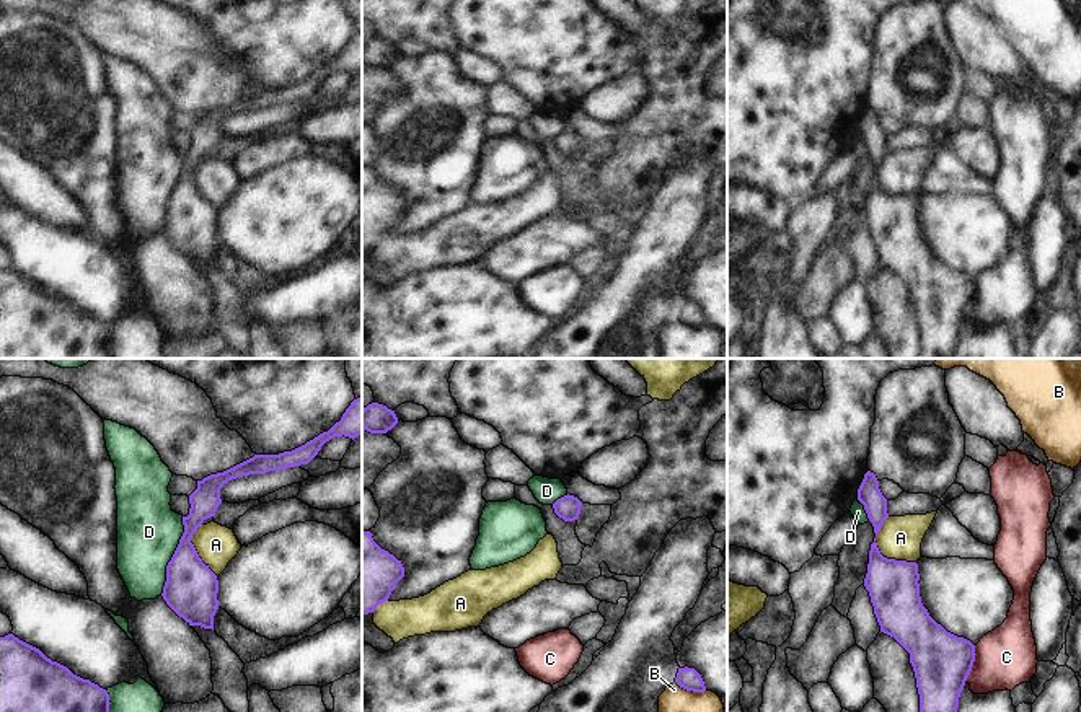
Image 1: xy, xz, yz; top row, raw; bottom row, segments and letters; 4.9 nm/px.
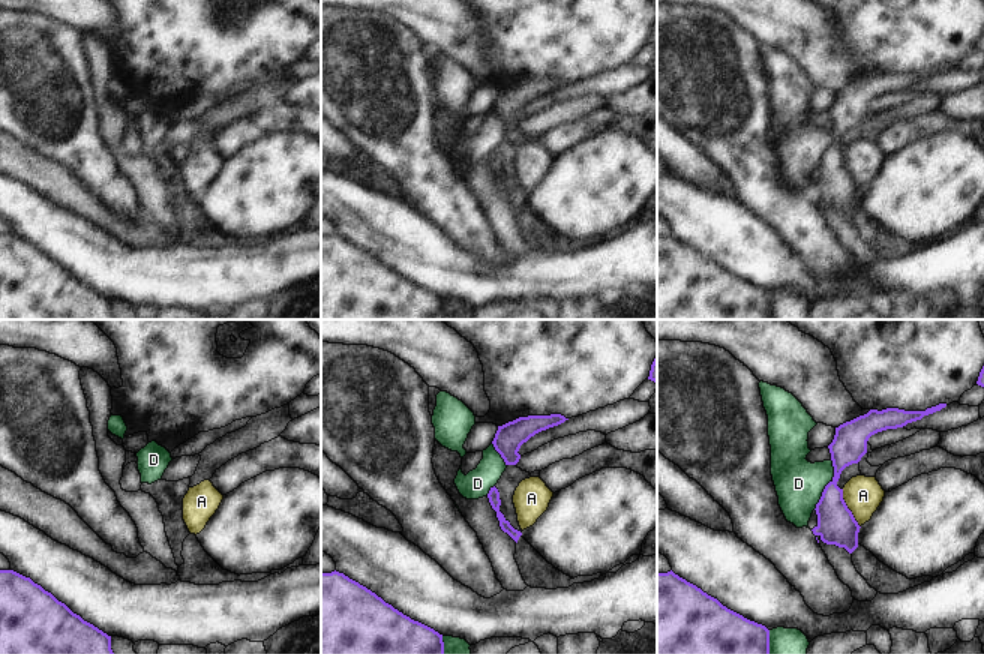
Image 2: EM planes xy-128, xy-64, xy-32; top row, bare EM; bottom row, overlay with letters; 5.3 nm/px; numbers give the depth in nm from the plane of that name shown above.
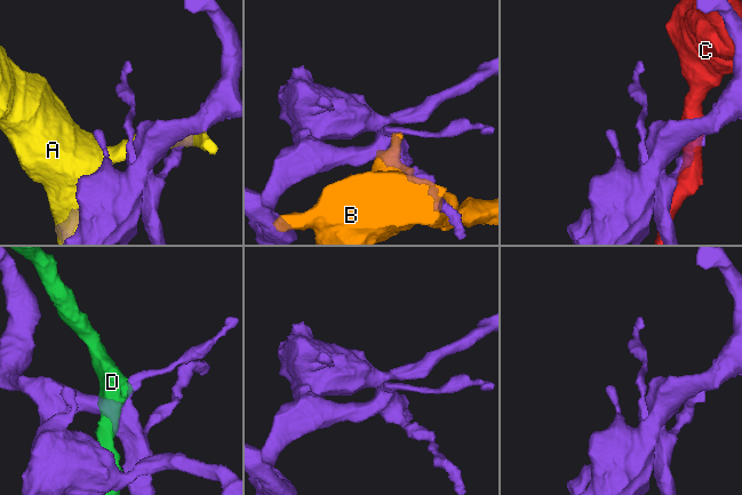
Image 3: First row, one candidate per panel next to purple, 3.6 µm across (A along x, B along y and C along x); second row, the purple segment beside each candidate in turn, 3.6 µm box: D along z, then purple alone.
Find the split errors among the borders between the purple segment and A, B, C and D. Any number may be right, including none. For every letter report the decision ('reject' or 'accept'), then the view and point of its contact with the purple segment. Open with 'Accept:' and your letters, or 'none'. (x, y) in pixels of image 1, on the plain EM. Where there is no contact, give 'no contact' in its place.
Accept: none
A: reject; meets purple in yz at (879, 188)
B: reject; meets purple in xz at (692, 325)
C: reject; meets purple in yz at (972, 298)
D: reject; meets purple in xy at (173, 191)

